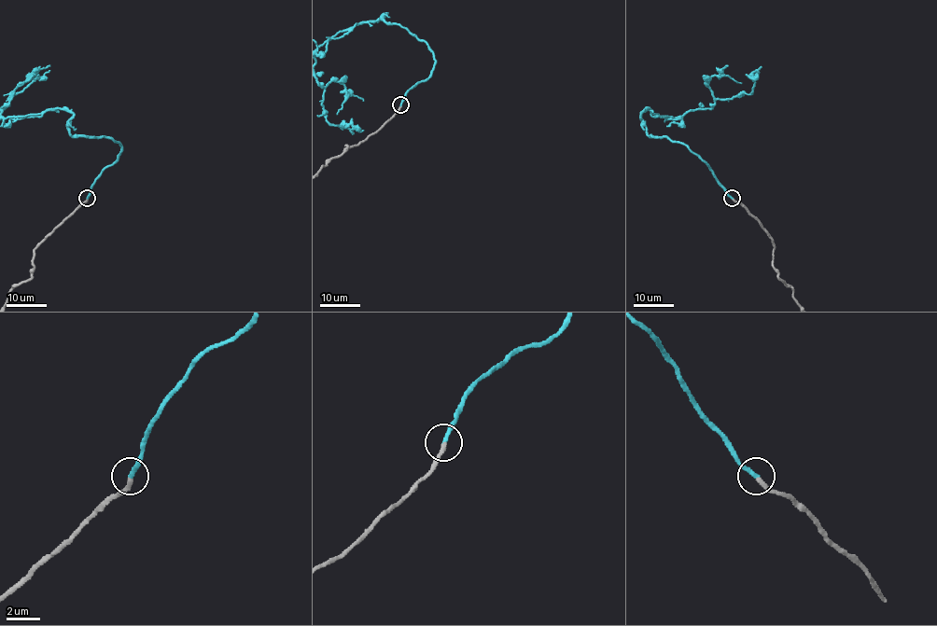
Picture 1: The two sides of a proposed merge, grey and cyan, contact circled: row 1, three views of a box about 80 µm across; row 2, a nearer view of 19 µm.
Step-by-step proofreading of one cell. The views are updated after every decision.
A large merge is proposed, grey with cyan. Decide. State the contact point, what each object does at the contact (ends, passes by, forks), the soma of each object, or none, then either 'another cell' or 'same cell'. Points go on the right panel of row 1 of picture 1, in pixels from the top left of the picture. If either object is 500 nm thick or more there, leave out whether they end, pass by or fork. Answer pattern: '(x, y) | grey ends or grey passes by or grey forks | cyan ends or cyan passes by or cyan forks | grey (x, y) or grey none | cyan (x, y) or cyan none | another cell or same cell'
(732, 198) | grey ends | cyan ends | grey none | cyan none | same cell

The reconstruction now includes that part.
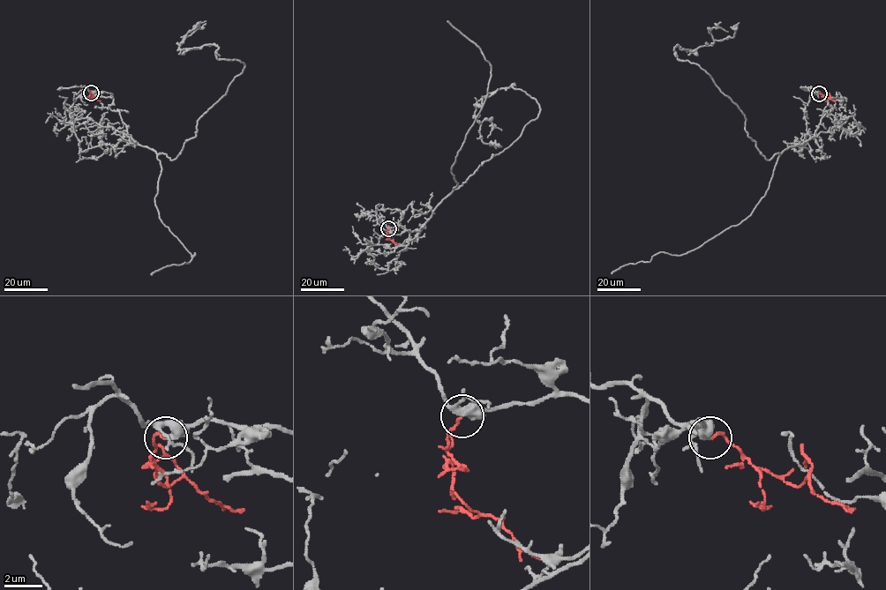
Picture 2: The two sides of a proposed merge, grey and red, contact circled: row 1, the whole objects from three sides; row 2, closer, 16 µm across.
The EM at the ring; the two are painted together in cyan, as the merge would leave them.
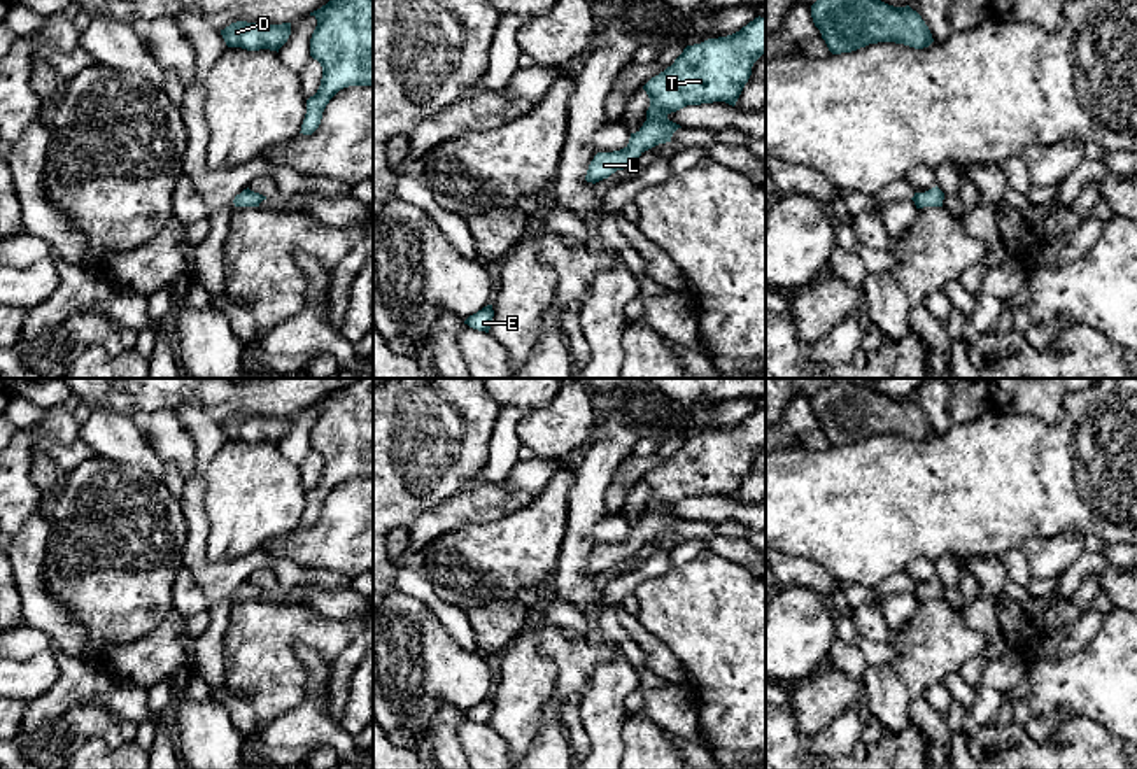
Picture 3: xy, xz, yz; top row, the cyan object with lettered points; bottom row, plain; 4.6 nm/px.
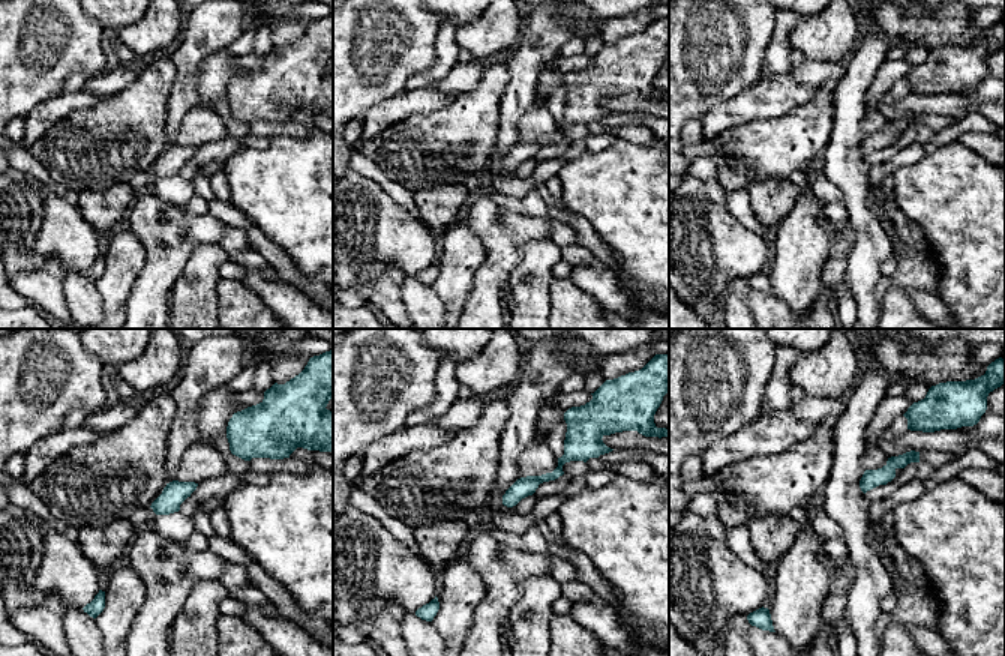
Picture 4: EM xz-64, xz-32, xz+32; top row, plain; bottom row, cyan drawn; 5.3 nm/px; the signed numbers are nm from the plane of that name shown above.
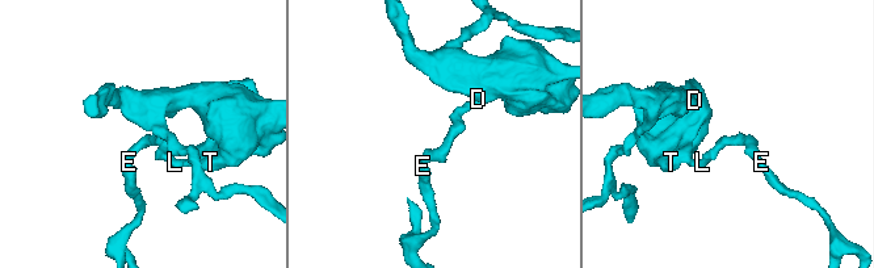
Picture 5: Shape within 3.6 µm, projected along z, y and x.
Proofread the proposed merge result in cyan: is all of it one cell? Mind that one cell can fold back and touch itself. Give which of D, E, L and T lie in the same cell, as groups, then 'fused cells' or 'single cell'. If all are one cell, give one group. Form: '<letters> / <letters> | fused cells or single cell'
D E L T | single cell

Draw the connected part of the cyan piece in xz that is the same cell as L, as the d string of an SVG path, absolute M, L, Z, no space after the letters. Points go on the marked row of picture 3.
M760 16L732 35L687 46L671 67L643 86L650 98L643 126L631 133L624 149L597 152L585 180L596 184L608 179L617 170L632 166L645 151L671 142L673 133L681 128L667 119L671 112L713 102L734 107L753 63L764 53L766 19Z

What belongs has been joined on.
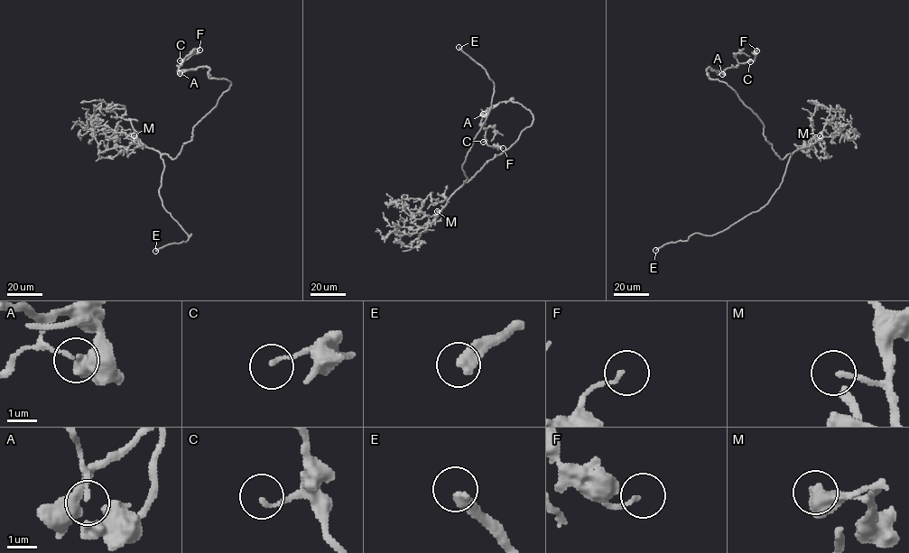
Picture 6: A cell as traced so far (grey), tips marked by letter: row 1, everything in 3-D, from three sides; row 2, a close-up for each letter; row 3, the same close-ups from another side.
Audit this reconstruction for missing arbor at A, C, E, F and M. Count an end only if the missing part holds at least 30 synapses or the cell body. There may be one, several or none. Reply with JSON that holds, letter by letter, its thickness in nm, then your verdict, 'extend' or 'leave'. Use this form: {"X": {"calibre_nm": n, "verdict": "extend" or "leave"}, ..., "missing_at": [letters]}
{"A": {"calibre_nm": 130, "verdict": "leave"}, "C": {"calibre_nm": 130, "verdict": "leave"}, "E": {"calibre_nm": 400, "verdict": "extend"}, "F": {"calibre_nm": 110, "verdict": "leave"}, "M": {"calibre_nm": 150, "verdict": "extend"}, "missing_at": ["E", "M"]}

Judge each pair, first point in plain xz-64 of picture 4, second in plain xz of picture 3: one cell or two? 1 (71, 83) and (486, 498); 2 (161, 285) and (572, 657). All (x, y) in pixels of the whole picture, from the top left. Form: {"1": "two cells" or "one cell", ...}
{"1": "two cells", "2": "one cell"}

